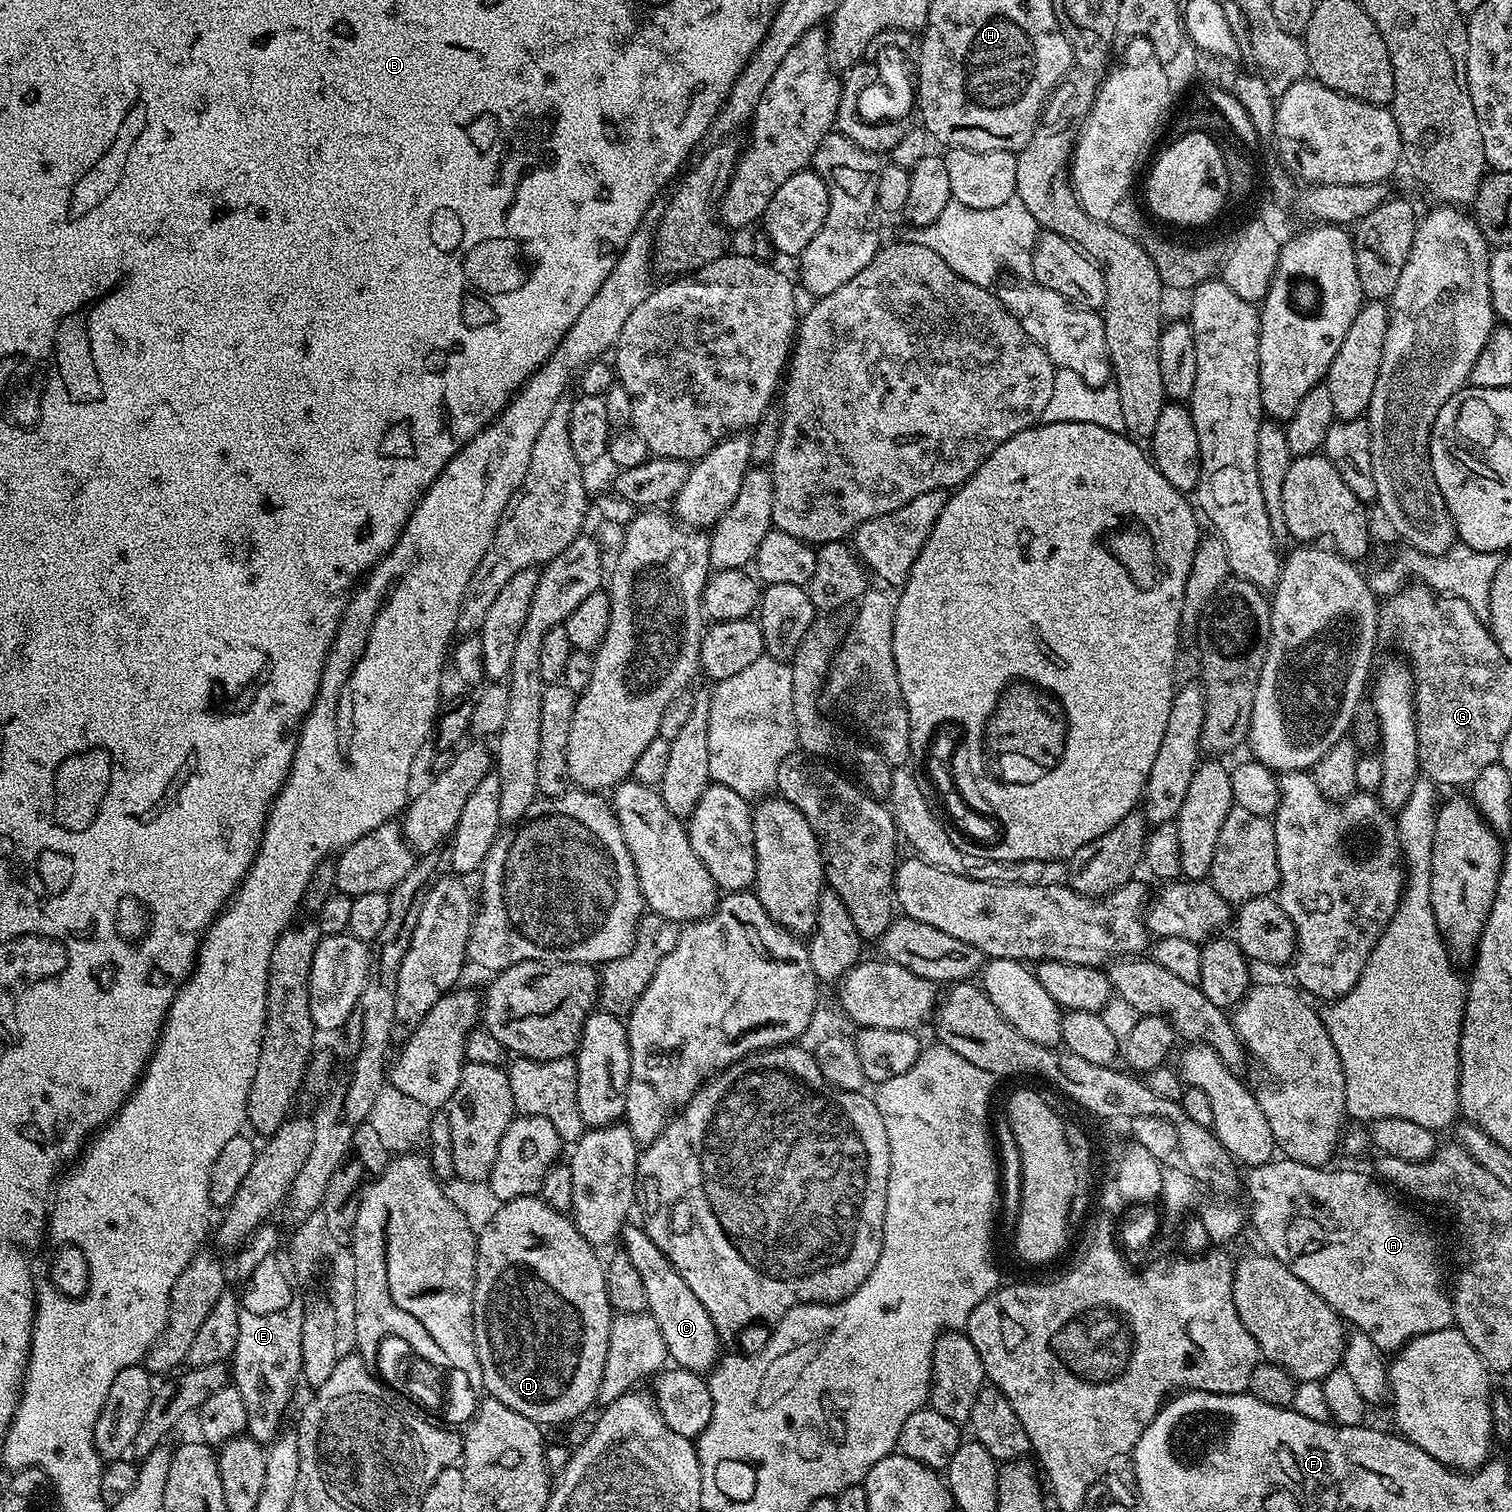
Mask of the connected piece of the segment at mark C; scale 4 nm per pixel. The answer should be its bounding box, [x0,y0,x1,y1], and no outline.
[618,1223,722,1374]

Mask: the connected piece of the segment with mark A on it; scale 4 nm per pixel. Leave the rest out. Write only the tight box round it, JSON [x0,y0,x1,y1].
[1246,1158,1453,1354]

